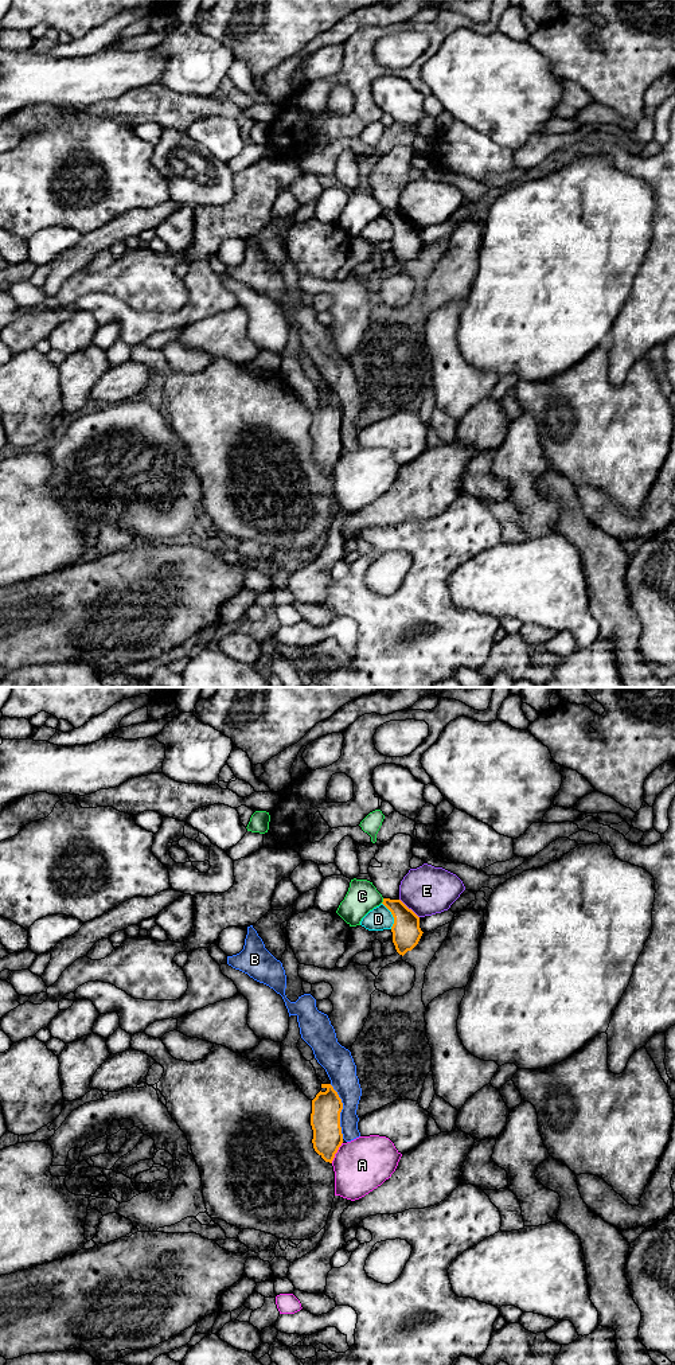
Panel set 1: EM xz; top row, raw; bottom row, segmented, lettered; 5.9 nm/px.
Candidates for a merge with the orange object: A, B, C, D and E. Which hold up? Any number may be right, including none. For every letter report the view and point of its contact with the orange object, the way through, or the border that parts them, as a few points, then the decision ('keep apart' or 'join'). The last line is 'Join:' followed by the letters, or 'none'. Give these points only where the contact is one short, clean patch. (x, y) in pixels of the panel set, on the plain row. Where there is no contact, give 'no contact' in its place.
A: xz (336, 463) | keep apart
B: xz (340, 422) | keep apart
C: xz (383, 213) | keep apart
D: xz (393, 227) | keep apart
E: xz (408, 219) | keep apart
Join: none

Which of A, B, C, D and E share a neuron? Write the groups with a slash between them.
A / B / C / D / E

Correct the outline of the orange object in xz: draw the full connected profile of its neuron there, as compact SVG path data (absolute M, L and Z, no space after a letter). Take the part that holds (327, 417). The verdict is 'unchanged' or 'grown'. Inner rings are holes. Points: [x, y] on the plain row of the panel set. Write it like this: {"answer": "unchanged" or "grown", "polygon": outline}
{"answer": "unchanged", "polygon": "M321 395L325 403L319 403L312 412L311 437L313 441L313 460L325 472L332 475L343 455L340 438L342 410L331 395Z"}

